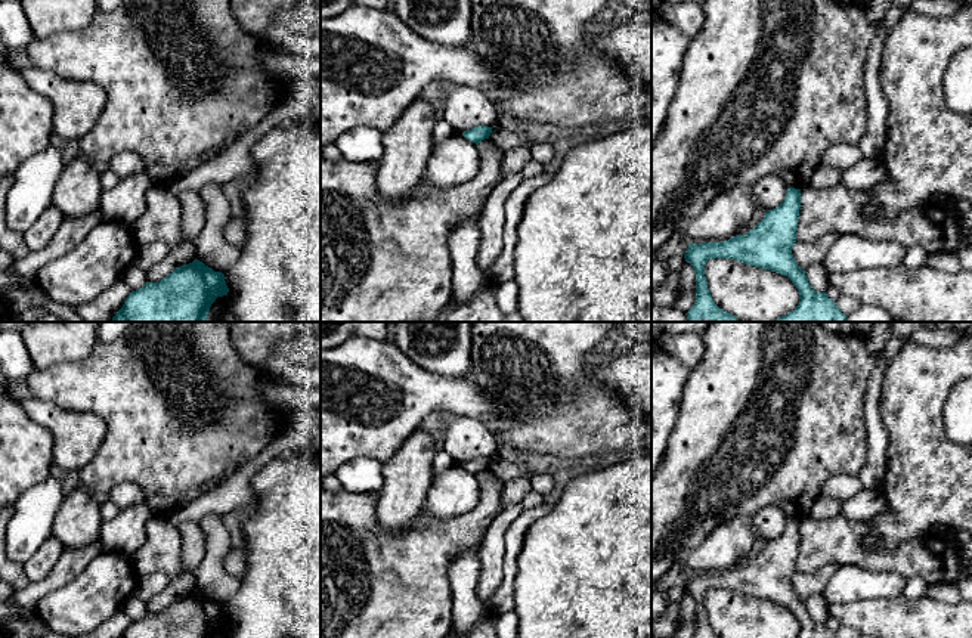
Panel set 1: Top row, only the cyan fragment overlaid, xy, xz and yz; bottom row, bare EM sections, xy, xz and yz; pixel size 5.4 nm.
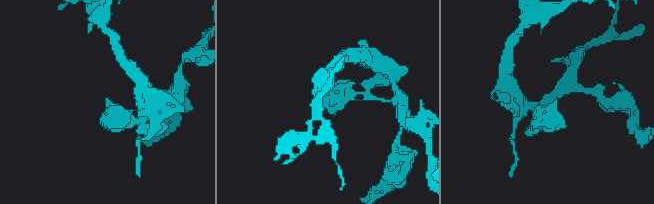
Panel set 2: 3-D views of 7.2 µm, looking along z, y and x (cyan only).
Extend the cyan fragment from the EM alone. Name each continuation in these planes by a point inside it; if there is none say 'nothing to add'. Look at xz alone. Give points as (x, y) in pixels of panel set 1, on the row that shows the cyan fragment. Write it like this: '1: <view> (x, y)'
nothing to add

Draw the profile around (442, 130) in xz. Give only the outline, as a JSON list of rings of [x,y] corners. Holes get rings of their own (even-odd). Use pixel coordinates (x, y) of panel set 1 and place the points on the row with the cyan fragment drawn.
[[[443,118],[443,120],[437,120],[434,130],[433,130],[433,142],[440,143],[442,140],[448,139],[451,134],[454,134],[455,130],[452,128],[452,126]]]

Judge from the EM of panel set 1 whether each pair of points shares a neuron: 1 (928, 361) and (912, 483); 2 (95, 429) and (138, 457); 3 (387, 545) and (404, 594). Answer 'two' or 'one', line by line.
1: one
2: two
3: one

